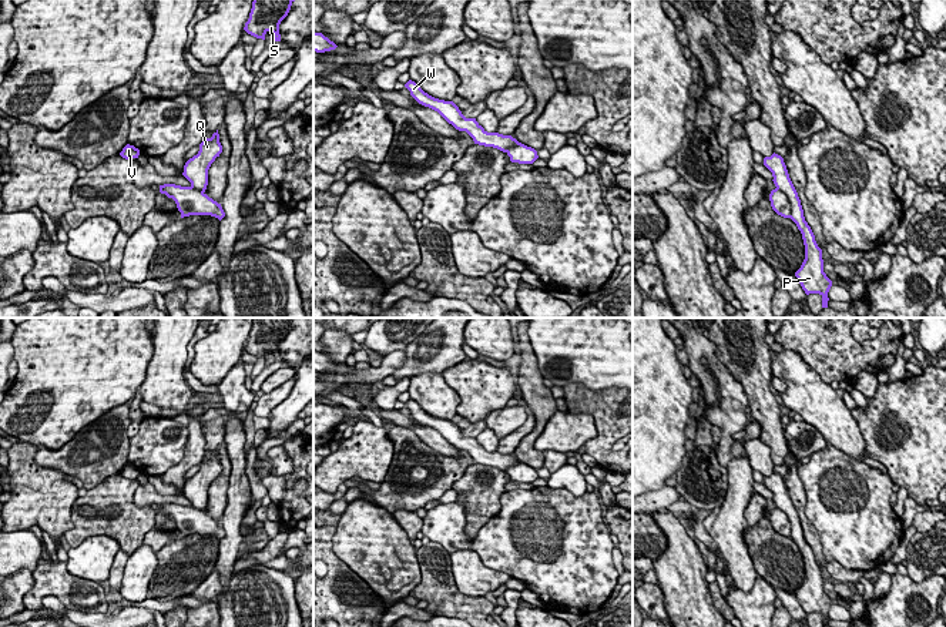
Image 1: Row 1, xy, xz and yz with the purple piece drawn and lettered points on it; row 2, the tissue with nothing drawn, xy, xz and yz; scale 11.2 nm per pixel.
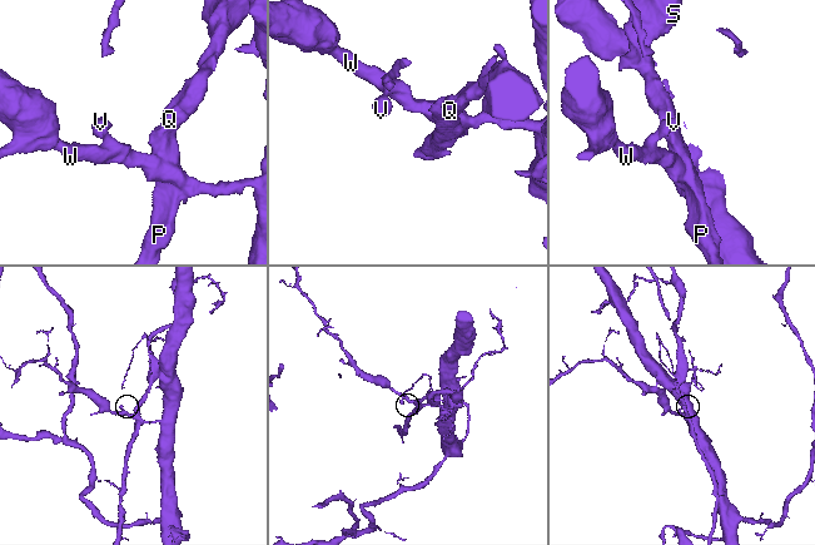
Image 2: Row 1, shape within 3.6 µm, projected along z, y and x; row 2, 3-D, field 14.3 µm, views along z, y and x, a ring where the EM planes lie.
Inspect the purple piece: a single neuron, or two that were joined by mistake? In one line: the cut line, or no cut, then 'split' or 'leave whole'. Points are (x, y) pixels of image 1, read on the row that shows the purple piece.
cut yz (777, 187), (789, 203), (791, 217); split

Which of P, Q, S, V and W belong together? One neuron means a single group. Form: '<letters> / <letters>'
P Q S / V W

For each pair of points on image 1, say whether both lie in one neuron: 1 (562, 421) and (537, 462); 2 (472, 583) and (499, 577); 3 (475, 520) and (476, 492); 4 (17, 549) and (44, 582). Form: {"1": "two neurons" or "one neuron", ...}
{"1": "two neurons", "2": "one neuron", "3": "one neuron", "4": "two neurons"}

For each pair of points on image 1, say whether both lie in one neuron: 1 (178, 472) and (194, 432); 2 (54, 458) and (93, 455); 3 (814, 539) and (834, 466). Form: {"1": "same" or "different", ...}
{"1": "same", "2": "same", "3": "different"}

